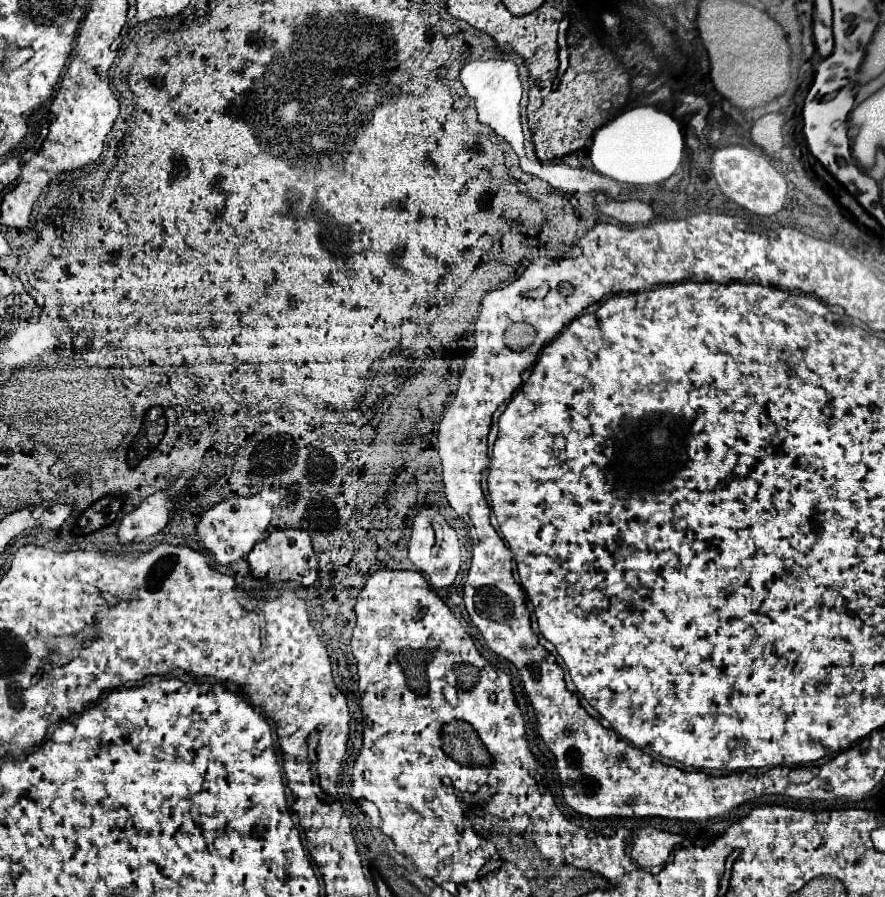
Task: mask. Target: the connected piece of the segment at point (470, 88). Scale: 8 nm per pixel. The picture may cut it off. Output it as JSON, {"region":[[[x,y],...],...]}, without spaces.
{"region":[[[474,59],[460,71],[460,81],[466,87],[466,93],[476,101],[478,121],[492,127],[500,137],[504,137],[512,149],[518,153],[520,161],[528,161],[524,153],[524,135],[520,123],[520,97],[522,85],[518,79],[518,67],[510,59]]]}

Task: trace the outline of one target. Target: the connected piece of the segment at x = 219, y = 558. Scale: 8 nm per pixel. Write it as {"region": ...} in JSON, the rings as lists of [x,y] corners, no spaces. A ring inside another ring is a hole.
{"region":[[[270,487],[250,497],[232,495],[230,499],[220,501],[202,515],[198,523],[198,539],[204,543],[204,549],[214,553],[214,559],[220,565],[228,565],[236,559],[244,559],[248,557],[252,547],[266,535],[272,513],[278,505],[280,505],[280,495]]]}

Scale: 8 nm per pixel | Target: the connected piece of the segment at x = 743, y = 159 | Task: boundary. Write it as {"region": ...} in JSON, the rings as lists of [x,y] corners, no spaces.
{"region":[[[730,145],[730,147],[722,147],[714,153],[712,157],[712,173],[714,179],[720,187],[720,191],[732,199],[734,203],[742,205],[744,209],[756,213],[756,215],[776,215],[786,201],[786,179],[782,177],[782,173],[770,165],[770,161],[766,159],[766,155],[752,151],[748,147],[742,145]]]}

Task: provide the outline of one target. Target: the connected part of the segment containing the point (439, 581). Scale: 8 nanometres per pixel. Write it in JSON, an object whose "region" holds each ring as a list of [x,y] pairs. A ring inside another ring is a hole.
{"region":[[[424,511],[414,517],[408,551],[410,551],[410,561],[418,567],[420,573],[426,575],[432,589],[438,591],[438,589],[450,587],[454,583],[458,569],[460,569],[460,543],[458,543],[456,531],[444,521],[442,515]]]}

